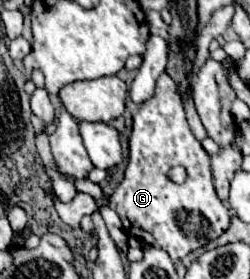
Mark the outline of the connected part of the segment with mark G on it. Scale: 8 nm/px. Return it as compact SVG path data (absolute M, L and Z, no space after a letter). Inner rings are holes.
M161 73L155 95L133 115L129 165L121 185L109 197L109 207L119 213L125 231L153 247L165 249L173 261L223 235L231 221L231 211L213 193L209 155L201 149L201 143L187 125L177 89L179 85L173 77ZM175 165L187 169L187 181L183 185L169 181L165 175Z

